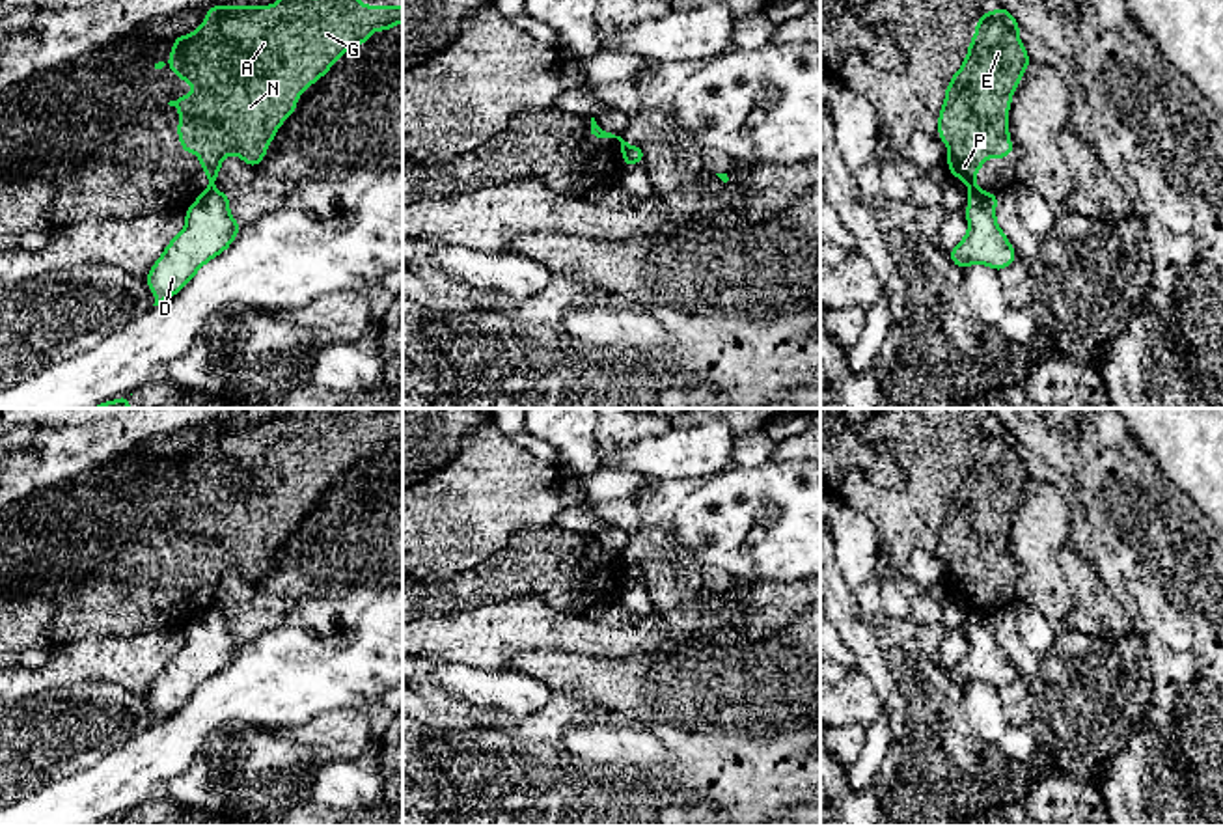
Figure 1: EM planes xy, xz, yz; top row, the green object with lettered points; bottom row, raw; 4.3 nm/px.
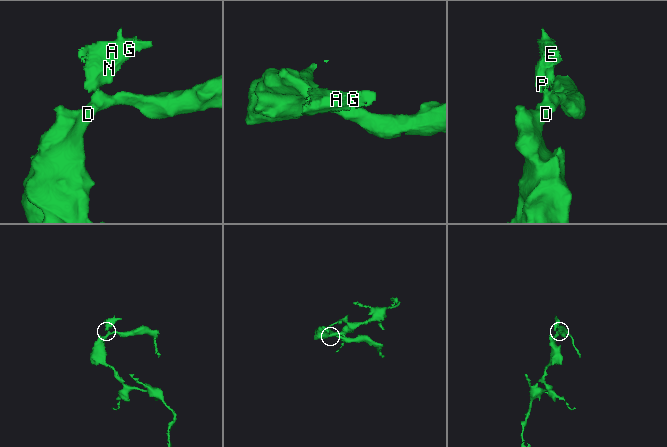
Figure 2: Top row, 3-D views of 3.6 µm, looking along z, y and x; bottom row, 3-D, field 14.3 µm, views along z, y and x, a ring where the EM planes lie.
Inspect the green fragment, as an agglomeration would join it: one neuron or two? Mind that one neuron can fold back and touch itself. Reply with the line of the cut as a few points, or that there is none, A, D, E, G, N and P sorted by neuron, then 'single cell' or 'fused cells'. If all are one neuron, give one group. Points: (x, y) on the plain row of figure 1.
yz (972, 608), (983, 610) | A E G N P / D | fused cells

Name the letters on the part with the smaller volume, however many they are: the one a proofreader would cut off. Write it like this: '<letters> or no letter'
A, E, G, N, P

